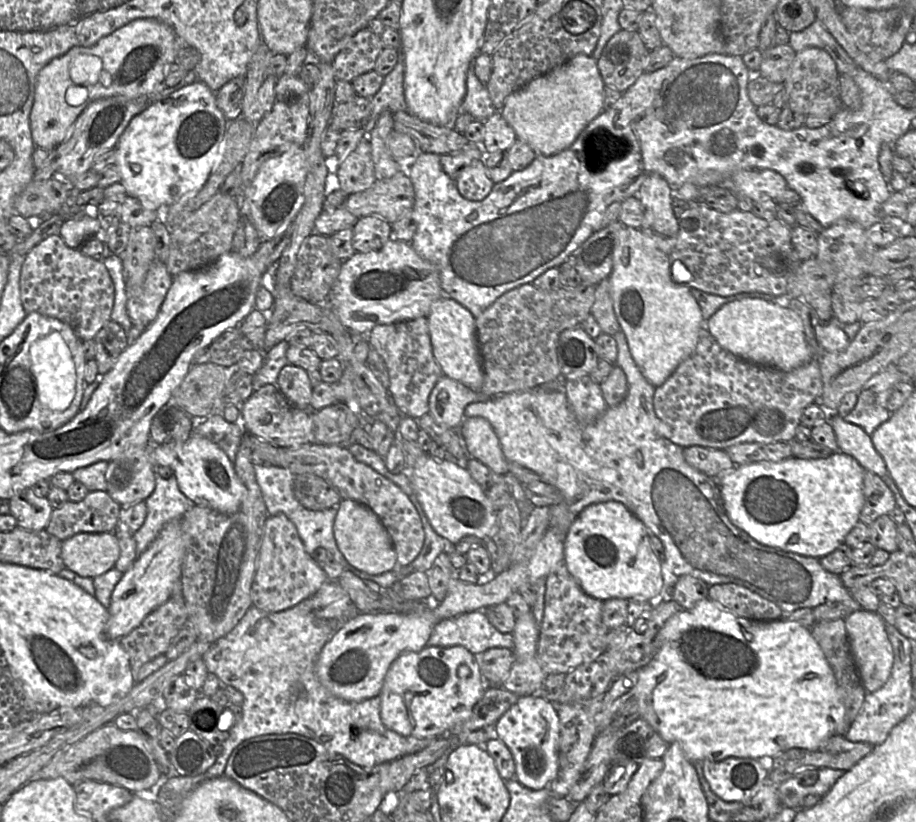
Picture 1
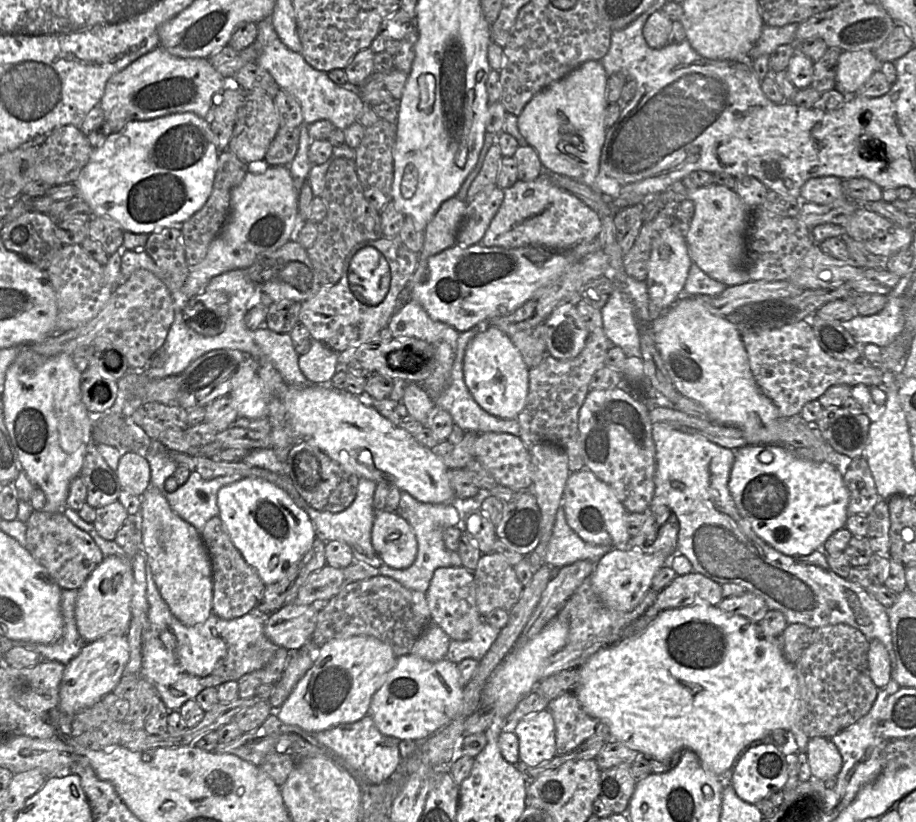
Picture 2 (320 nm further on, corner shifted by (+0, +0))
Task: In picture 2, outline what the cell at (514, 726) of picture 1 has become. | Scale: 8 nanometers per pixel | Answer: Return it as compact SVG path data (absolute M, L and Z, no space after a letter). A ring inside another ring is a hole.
M547 709L521 719L515 734L519 740L519 761L528 766L536 767L556 756L555 722Z

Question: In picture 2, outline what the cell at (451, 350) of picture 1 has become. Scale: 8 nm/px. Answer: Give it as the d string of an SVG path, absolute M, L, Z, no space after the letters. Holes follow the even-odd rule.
M483 325L477 330L465 351L465 384L475 401L487 413L501 419L516 419L526 404L530 369L507 334L496 327Z

